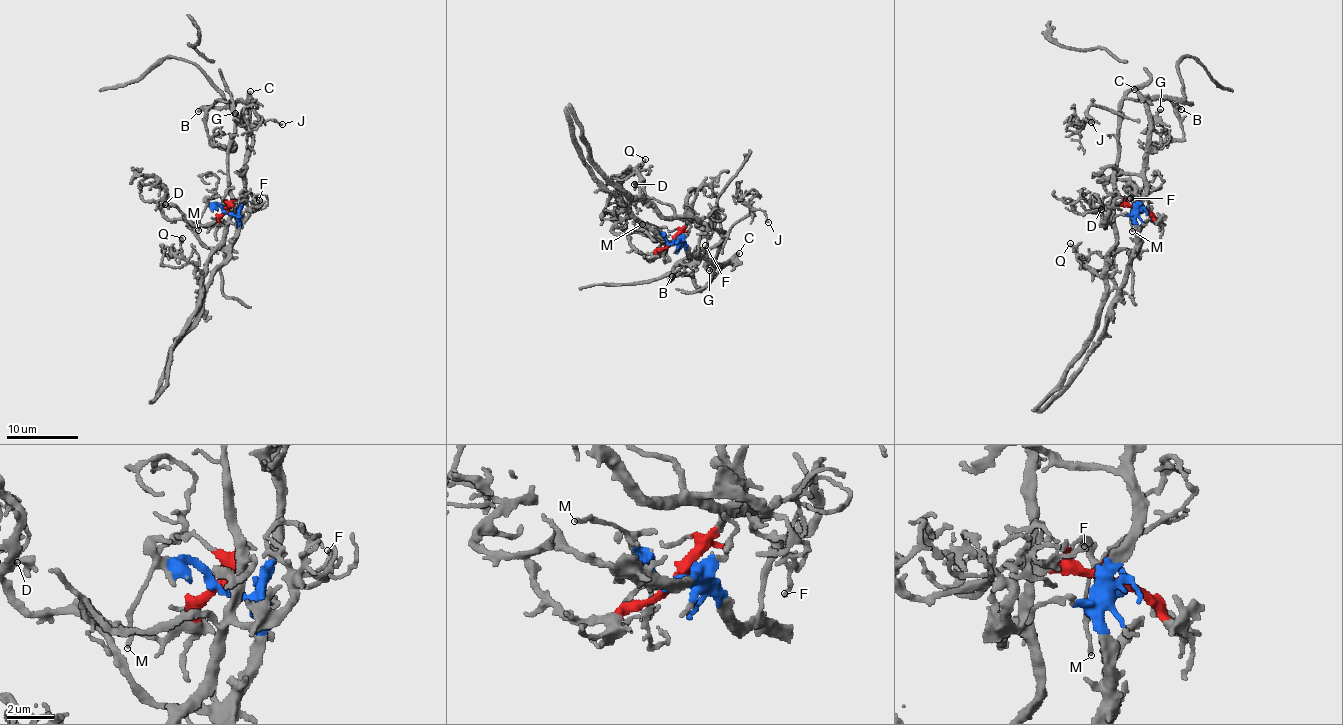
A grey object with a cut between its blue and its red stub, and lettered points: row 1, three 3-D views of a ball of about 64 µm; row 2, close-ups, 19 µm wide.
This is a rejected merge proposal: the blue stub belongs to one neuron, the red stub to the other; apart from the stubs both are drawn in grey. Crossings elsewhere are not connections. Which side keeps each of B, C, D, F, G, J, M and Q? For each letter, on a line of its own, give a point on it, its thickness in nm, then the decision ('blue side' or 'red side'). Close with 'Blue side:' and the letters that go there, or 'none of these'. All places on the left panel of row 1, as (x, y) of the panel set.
B: (198, 111) | 240 nm | red side
C: (250, 91) | 320 nm | blue side
D: (165, 204) | 340 nm | red side
F: (259, 200) | 170 nm | red side
G: (235, 113) | 180 nm | blue side
J: (282, 124) | 130 nm | red side
M: (198, 230) | 120 nm | blue side
Q: (182, 238) | 160 nm | red side
Blue side: C, G, M

